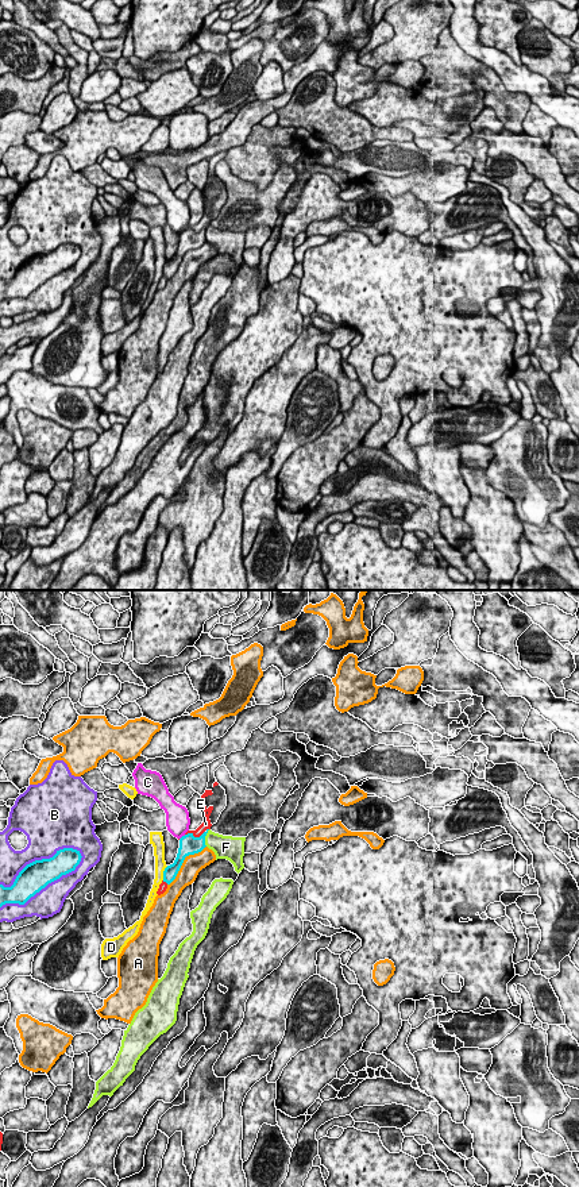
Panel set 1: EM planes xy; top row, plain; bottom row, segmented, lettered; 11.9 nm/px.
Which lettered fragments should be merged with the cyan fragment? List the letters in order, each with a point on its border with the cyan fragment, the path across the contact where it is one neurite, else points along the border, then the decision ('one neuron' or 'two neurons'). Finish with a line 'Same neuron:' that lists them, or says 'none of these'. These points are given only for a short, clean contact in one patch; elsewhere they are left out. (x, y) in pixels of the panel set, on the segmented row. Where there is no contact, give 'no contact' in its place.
A: meets cyan in xy at (182, 862); two neurons
B: meets cyan in xy at (46, 885); two neurons
C: meets cyan in xy at (182, 836); border along xy (185, 835), (180, 839); two neurons
D: meets cyan in xy at (163, 873); two neurons
E: meets cyan in xy at (196, 837); two neurons
F: meets cyan in xy at (204, 837); border along xy (209, 829), (205, 836), (205, 846); two neurons
Same neuron: none of these

